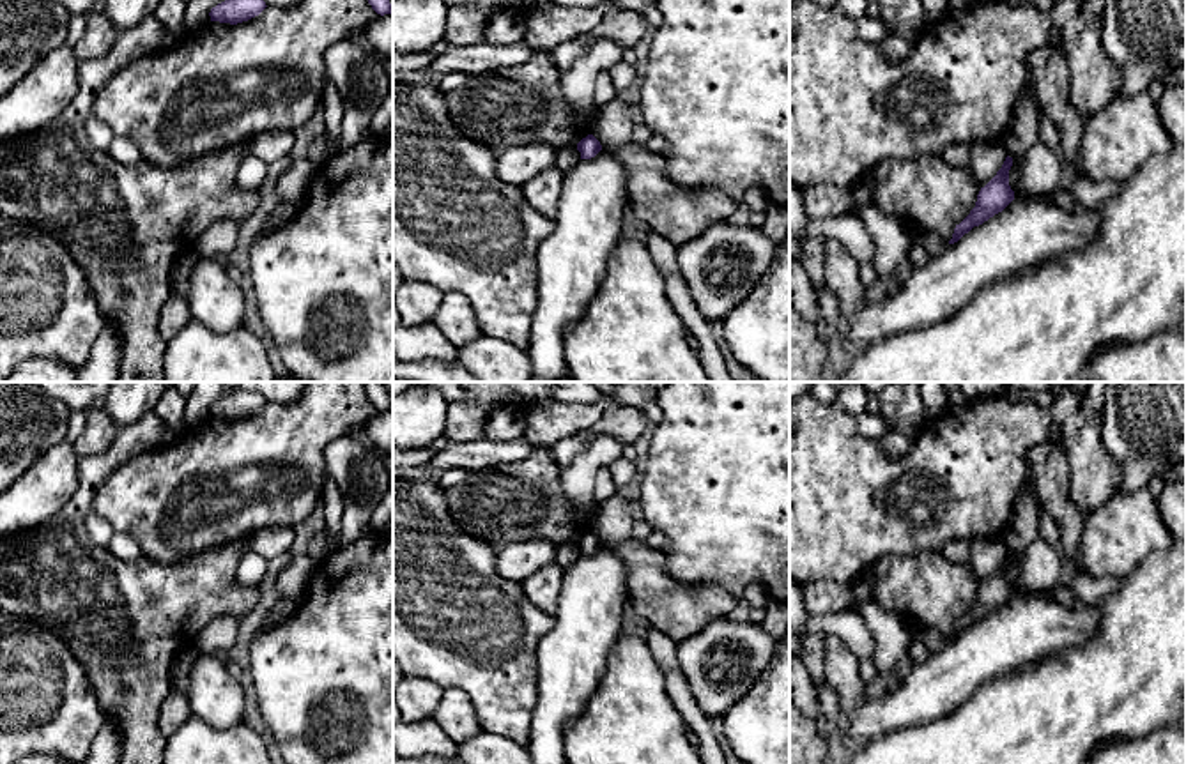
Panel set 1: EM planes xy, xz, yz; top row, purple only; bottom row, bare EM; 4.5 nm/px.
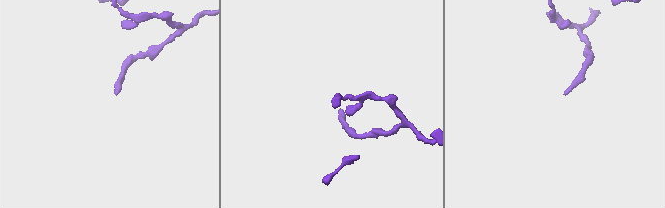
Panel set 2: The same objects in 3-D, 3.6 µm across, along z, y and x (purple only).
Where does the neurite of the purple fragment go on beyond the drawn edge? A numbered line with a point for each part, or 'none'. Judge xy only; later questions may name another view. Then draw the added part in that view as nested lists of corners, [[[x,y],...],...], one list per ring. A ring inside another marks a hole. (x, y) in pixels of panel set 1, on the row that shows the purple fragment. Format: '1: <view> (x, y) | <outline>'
none

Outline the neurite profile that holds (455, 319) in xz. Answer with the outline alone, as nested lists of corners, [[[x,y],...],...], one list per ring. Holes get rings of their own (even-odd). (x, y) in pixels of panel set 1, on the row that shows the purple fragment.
[[[455,290],[443,295],[434,324],[455,348],[481,334],[471,301]]]

